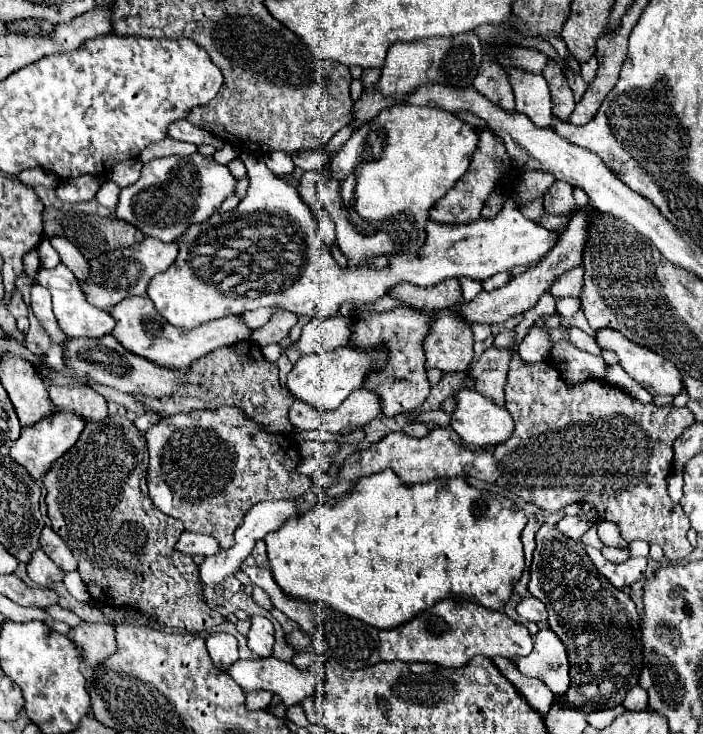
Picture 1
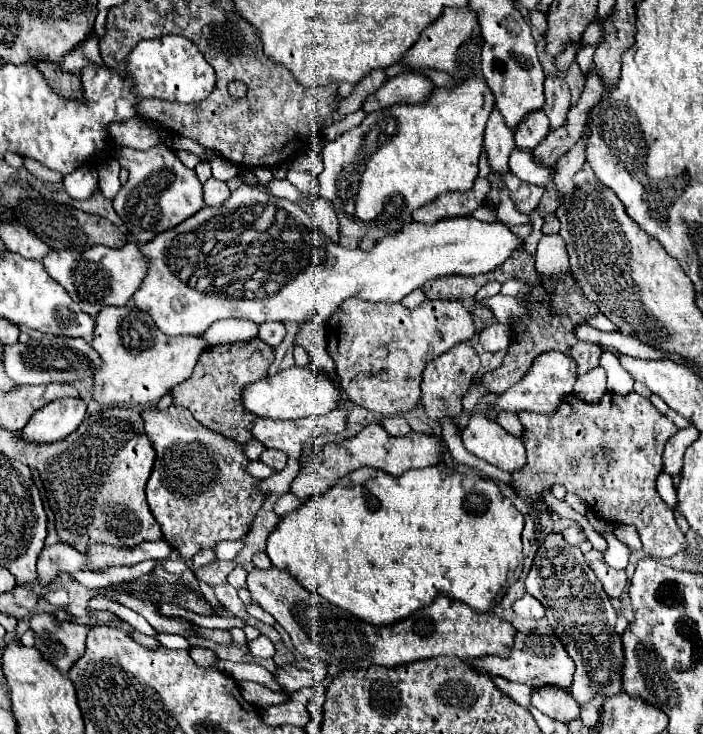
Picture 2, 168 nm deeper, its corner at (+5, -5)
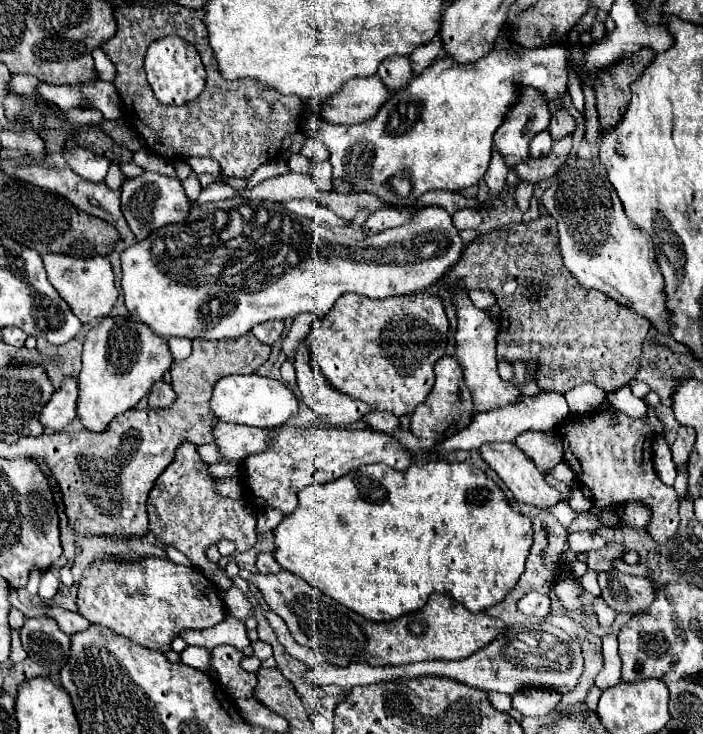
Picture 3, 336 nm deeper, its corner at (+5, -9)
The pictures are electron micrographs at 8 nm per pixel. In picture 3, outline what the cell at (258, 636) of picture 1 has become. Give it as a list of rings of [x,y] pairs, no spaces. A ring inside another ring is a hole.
[[[257,640],[257,642],[253,642],[251,646],[253,646],[253,652],[255,652],[255,656],[257,656],[257,658],[259,658],[261,662],[273,656],[273,648],[271,648],[269,644],[265,644],[265,642],[261,642],[261,640]]]

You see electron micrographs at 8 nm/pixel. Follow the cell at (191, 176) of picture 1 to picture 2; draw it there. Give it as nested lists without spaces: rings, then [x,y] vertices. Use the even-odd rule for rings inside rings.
[[[165,142],[149,150],[121,146],[121,160],[117,162],[129,170],[129,180],[113,198],[113,208],[137,242],[149,242],[157,232],[175,228],[205,206],[203,184],[197,180],[195,170],[185,168]]]

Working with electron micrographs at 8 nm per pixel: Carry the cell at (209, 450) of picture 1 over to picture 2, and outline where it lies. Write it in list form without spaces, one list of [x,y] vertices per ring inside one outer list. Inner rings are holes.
[[[171,404],[165,410],[151,406],[141,416],[145,422],[145,432],[157,452],[153,472],[147,480],[147,504],[161,526],[163,540],[169,542],[183,560],[191,562],[191,558],[203,548],[213,548],[221,540],[243,538],[251,530],[251,522],[265,496],[255,490],[255,484],[259,480],[243,470],[249,460],[245,458],[241,446],[235,440],[225,440],[209,428],[203,428],[199,422],[195,422],[189,410],[177,404]]]

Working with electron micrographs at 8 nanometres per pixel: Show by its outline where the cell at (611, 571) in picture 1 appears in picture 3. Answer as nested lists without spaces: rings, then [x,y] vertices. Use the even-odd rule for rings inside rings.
[[[607,570],[599,574],[599,586],[601,586],[601,598],[617,612],[629,612],[629,614],[643,612],[655,598],[651,582],[643,576],[631,576]]]

